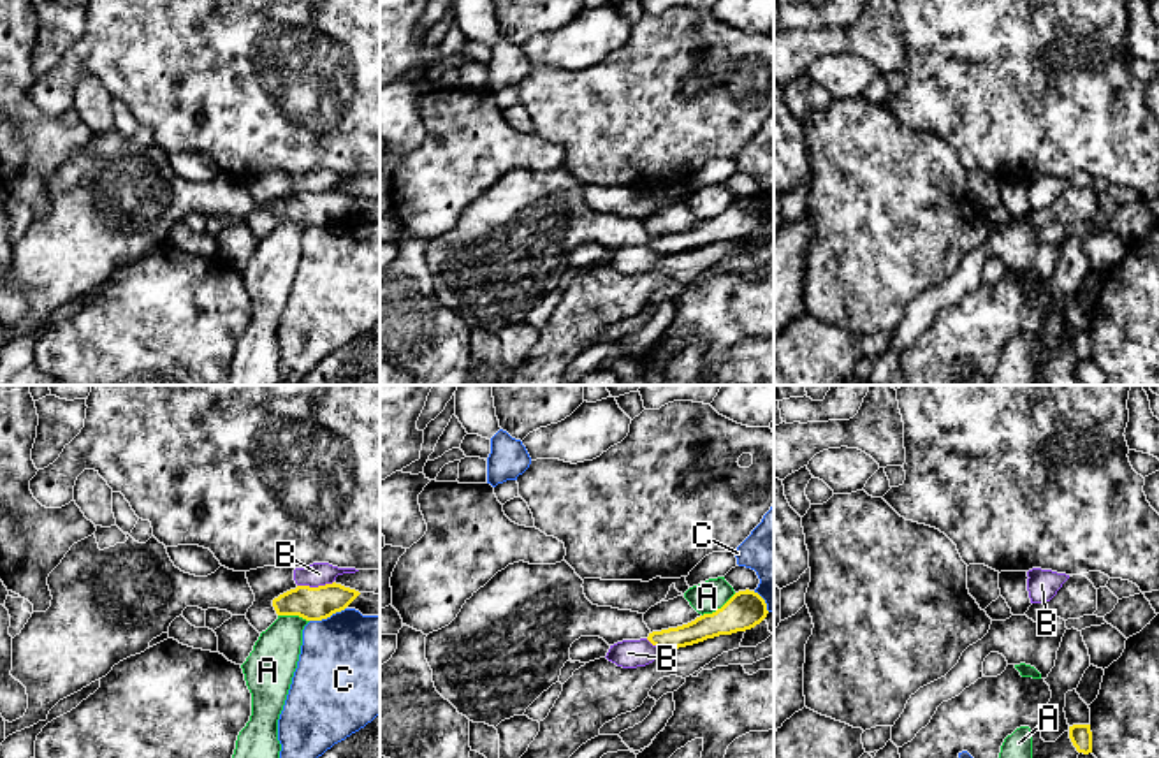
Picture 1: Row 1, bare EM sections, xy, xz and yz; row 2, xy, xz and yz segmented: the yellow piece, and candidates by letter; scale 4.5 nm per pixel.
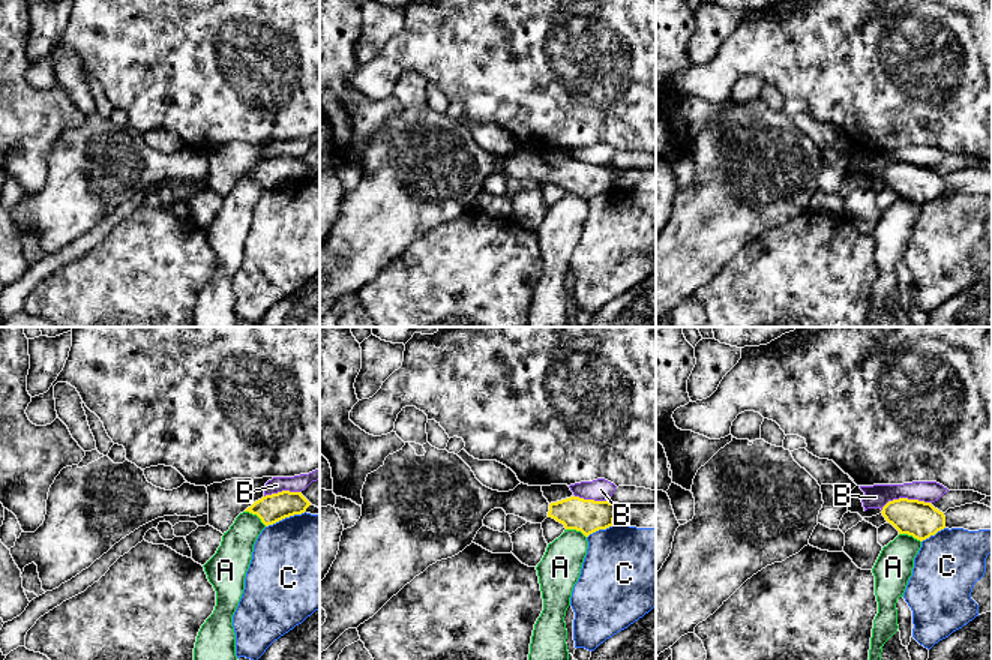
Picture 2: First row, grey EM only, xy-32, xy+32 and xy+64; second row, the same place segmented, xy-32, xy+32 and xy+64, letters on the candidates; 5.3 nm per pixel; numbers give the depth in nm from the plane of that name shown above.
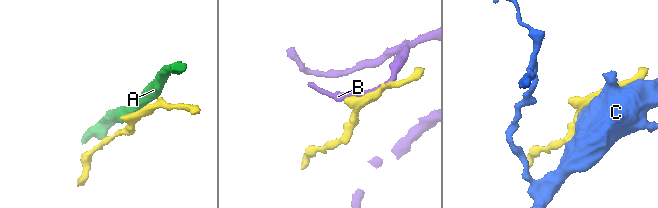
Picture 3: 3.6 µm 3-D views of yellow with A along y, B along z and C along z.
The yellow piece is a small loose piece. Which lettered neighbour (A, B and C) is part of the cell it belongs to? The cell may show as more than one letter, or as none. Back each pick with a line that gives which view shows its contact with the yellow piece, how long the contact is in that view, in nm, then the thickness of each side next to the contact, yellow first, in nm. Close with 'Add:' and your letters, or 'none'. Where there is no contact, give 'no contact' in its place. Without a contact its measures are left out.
Add: none

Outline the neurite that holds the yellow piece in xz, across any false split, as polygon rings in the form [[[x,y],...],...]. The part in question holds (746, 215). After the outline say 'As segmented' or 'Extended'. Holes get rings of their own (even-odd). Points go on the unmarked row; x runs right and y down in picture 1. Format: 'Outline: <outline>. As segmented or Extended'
Outline: [[[519,167],[498,178],[466,206],[448,232],[426,243],[426,266],[433,276],[436,297],[470,327],[496,334],[505,325],[522,322],[559,287],[561,274],[570,267],[570,253],[580,243],[600,243],[609,251],[647,244],[661,257],[670,257],[751,236],[769,220],[765,206],[746,195],[735,199],[712,220],[677,234],[651,237],[644,220],[593,211],[582,190],[584,186],[566,167],[556,171]]]. Extended

